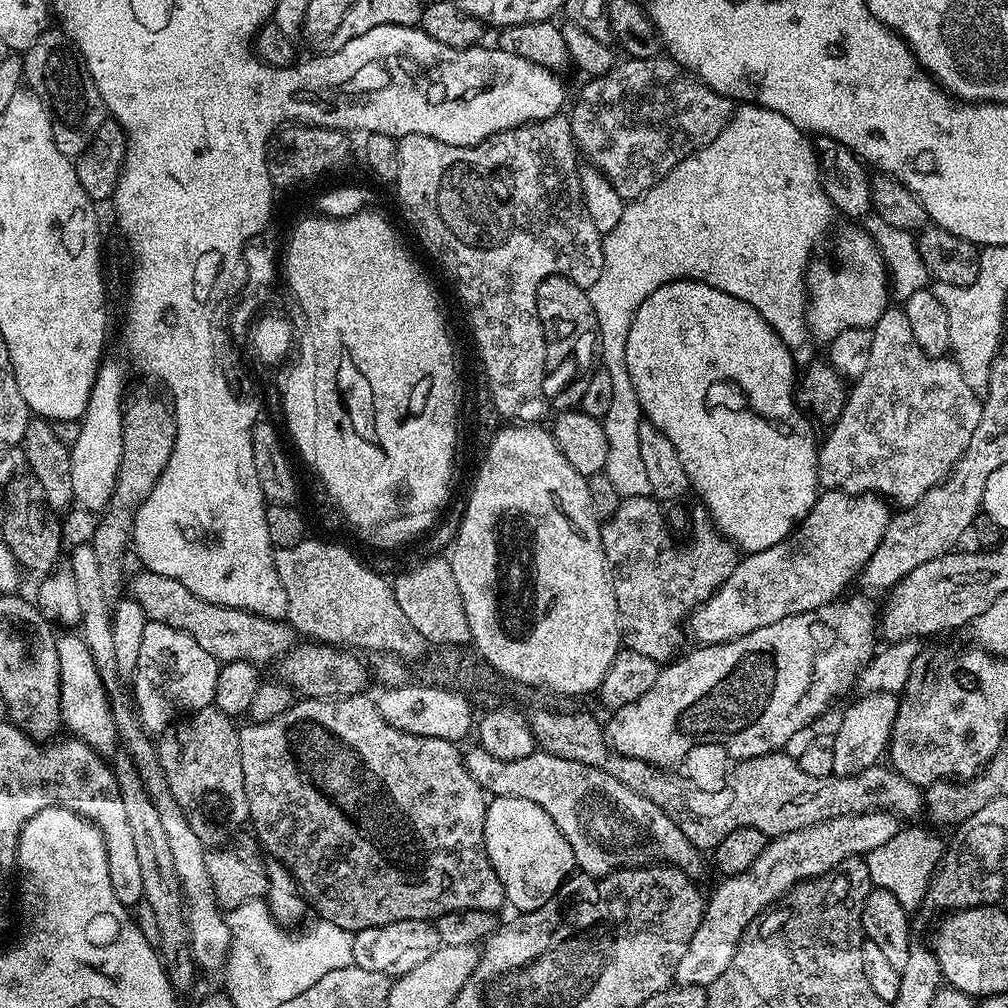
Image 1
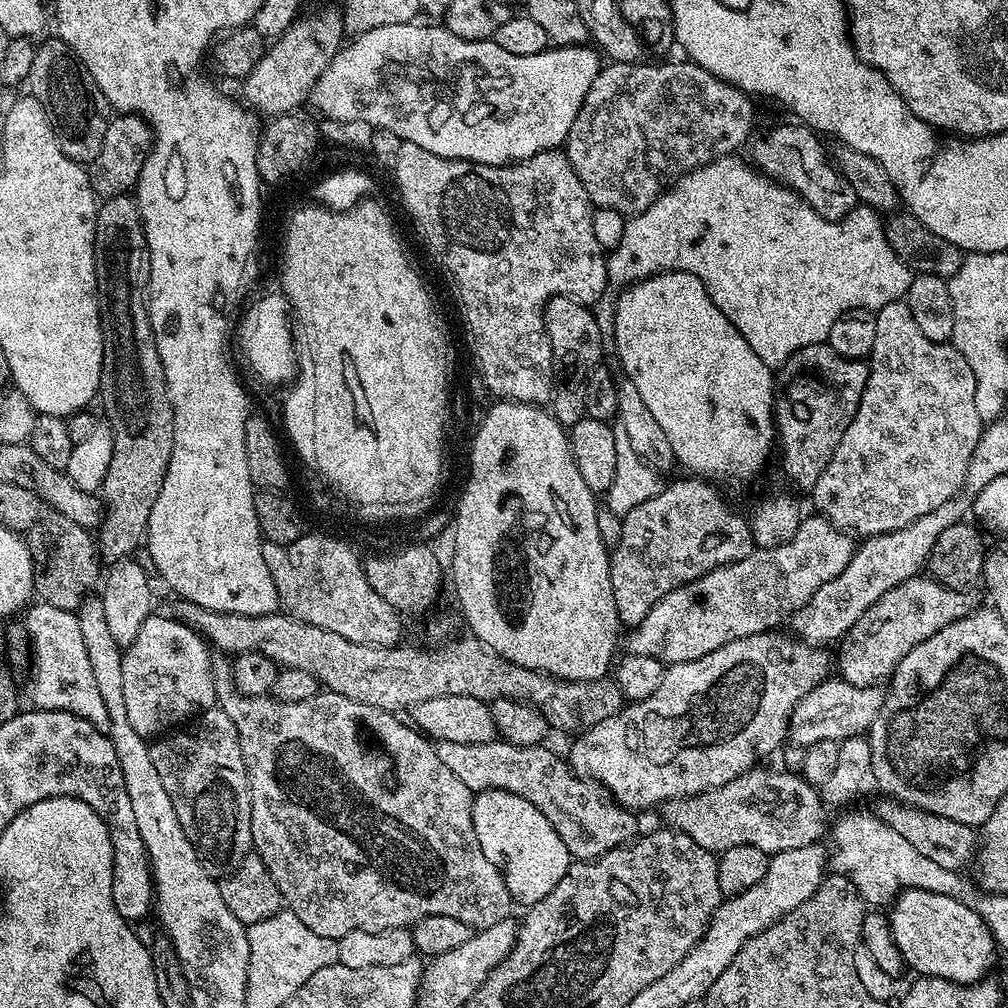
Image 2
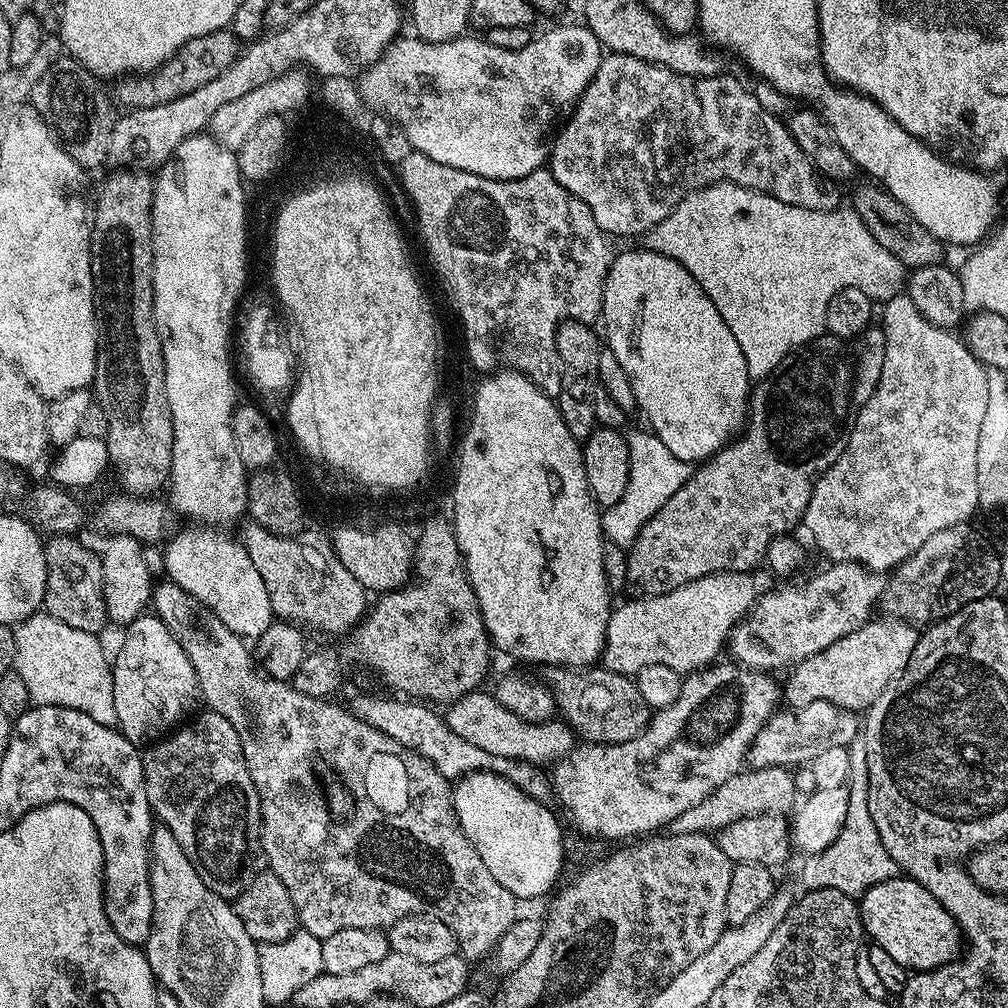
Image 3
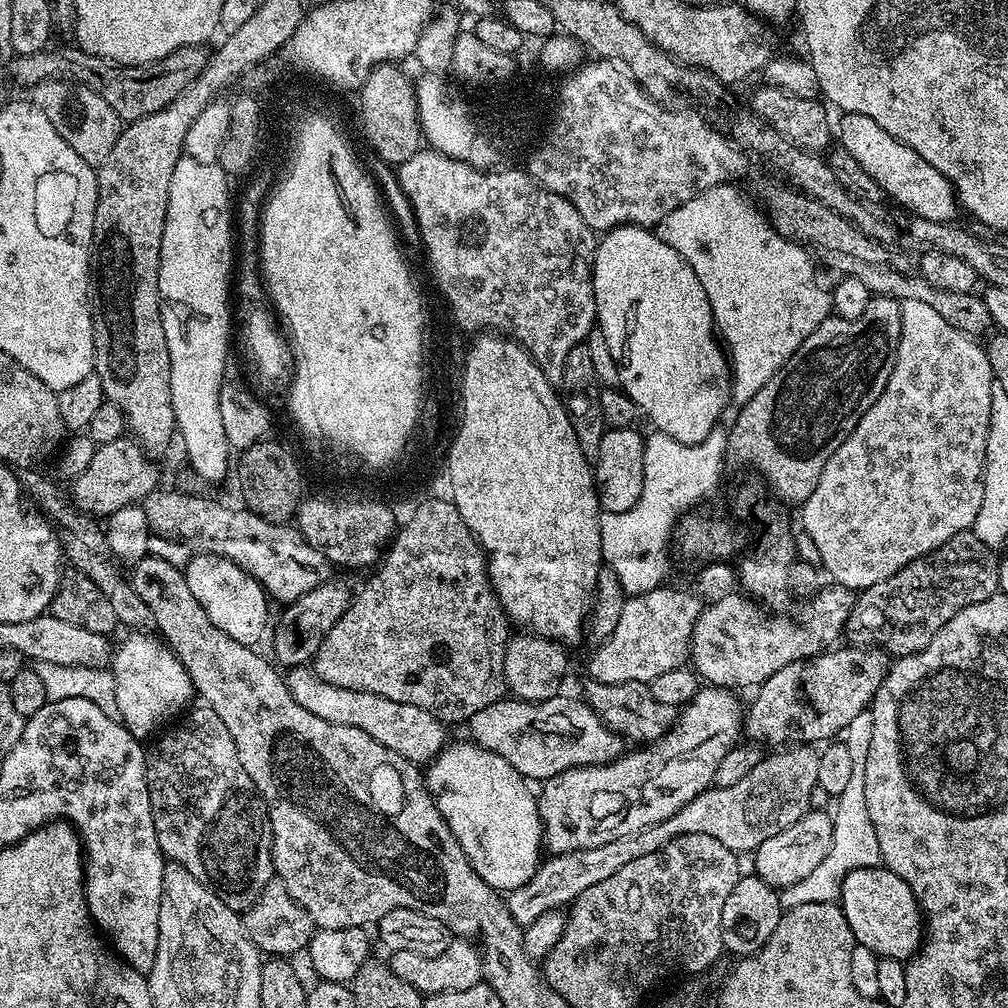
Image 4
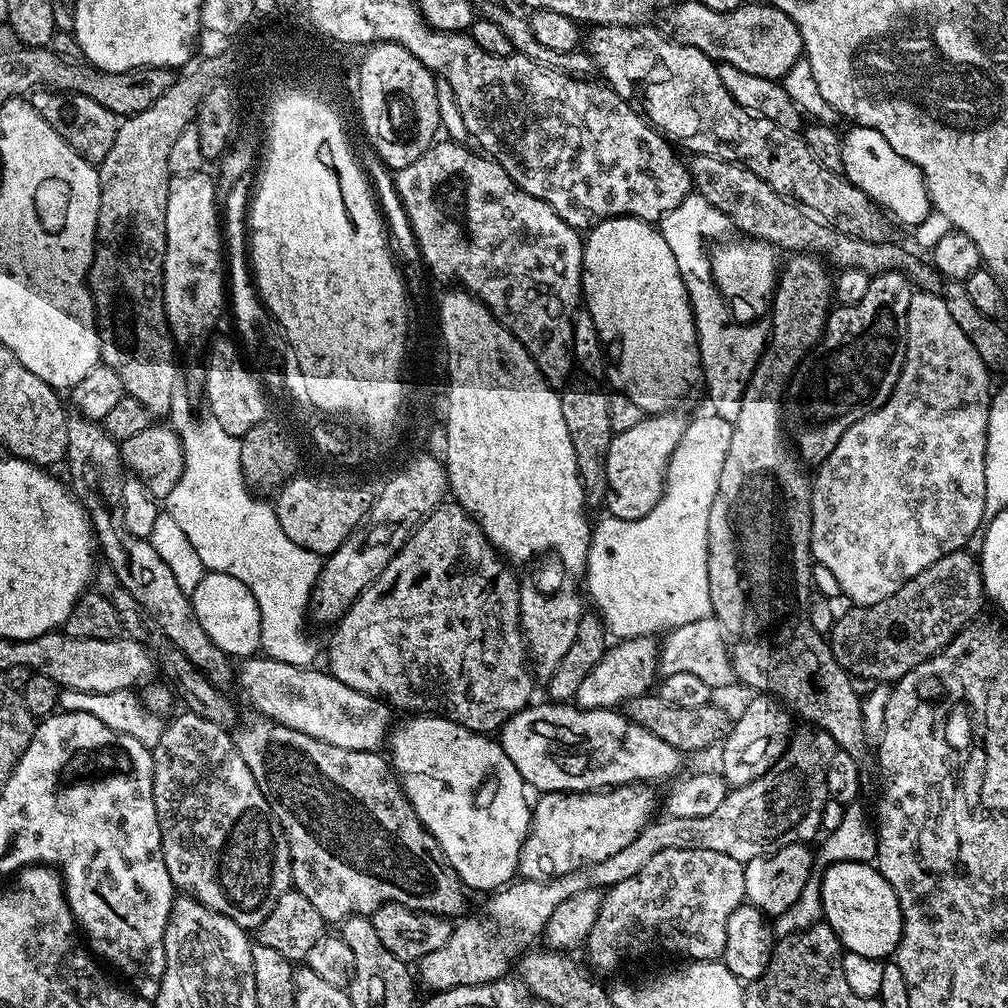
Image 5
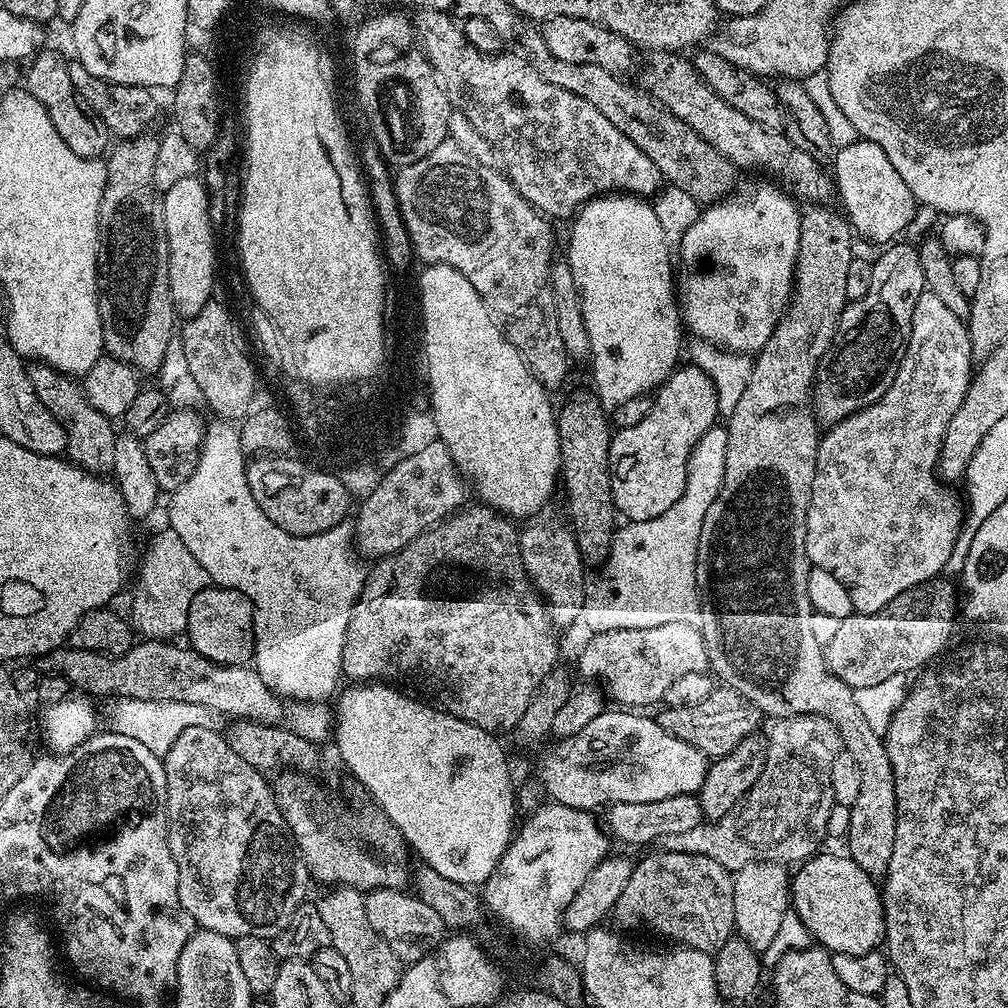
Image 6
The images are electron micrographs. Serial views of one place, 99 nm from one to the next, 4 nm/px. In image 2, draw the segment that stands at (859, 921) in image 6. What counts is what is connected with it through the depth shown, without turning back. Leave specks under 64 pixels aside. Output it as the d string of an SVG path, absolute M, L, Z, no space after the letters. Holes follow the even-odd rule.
M908 888L907 891L900 893L891 908L888 924L892 927L894 942L902 954L904 963L911 971L913 968L920 976L937 976L959 984L975 984L991 973L988 971L996 964L998 947L990 928L974 910L962 906L962 903L956 902L954 898L917 888Z

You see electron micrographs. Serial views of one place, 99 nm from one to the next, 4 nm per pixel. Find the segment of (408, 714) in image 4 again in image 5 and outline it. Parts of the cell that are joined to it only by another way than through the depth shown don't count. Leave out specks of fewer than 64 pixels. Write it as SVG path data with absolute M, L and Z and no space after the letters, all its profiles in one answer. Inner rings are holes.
M248 658L241 664L244 665L238 668L240 692L256 707L255 711L259 715L267 716L269 720L276 720L284 726L290 726L302 734L310 734L310 738L330 742L330 746L342 746L342 750L374 752L383 749L383 744L385 747L394 724L394 712L383 700L377 700L375 696L367 696L364 692L338 682L338 678L334 678L331 672L319 672L316 666L299 668L290 666L290 662L278 662L267 658Z

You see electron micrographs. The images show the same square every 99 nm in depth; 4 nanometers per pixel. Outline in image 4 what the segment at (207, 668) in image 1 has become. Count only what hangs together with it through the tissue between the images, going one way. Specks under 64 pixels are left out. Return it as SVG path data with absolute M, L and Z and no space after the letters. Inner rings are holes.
M136 630L128 634L124 640L124 645L121 648L119 645L111 657L110 671L114 678L114 698L118 698L118 719L134 737L145 738L144 736L150 735L151 732L157 731L156 733L159 733L169 723L167 720L171 716L177 715L176 717L179 717L193 703L191 700L192 696L194 700L194 689L190 674L163 639L157 638L147 631Z

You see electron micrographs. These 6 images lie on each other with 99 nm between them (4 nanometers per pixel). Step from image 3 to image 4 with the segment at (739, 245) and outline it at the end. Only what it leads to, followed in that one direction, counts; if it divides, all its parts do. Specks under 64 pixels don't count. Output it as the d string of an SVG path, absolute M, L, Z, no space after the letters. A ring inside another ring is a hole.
M716 184L710 190L699 192L690 202L678 206L678 210L670 210L654 231L666 246L678 250L690 270L698 274L726 352L780 352L780 361L786 363L790 354L794 354L794 350L814 334L816 327L828 319L830 292L816 281L817 265L808 249L779 236L768 223L767 215L732 187L736 186Z

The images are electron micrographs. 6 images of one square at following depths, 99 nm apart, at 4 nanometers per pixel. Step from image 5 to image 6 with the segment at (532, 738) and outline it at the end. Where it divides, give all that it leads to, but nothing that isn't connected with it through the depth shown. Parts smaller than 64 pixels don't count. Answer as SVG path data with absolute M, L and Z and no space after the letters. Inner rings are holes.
M605 710L595 716L576 736L567 737L540 764L538 779L547 795L555 803L565 804L581 810L607 809L614 804L638 804L640 802L662 802L662 798L691 796L699 793L708 774L709 761L703 752L694 746L674 738L662 730L659 719L648 717L636 710Z

